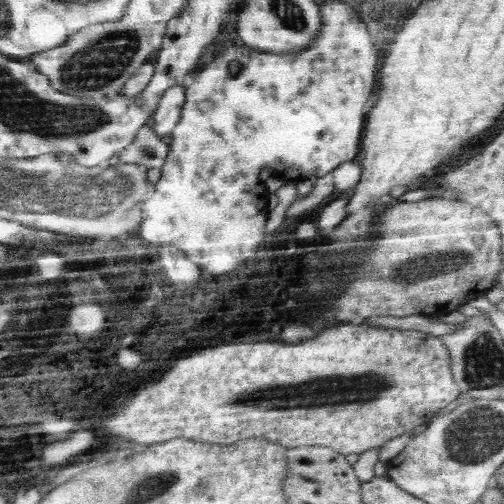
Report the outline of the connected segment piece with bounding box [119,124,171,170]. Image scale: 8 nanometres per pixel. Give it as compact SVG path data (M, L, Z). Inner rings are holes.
M142 126L137 142L124 150L120 156L119 164L140 164L148 169L163 169L166 166L171 144L166 144L162 137L158 135L153 126Z

